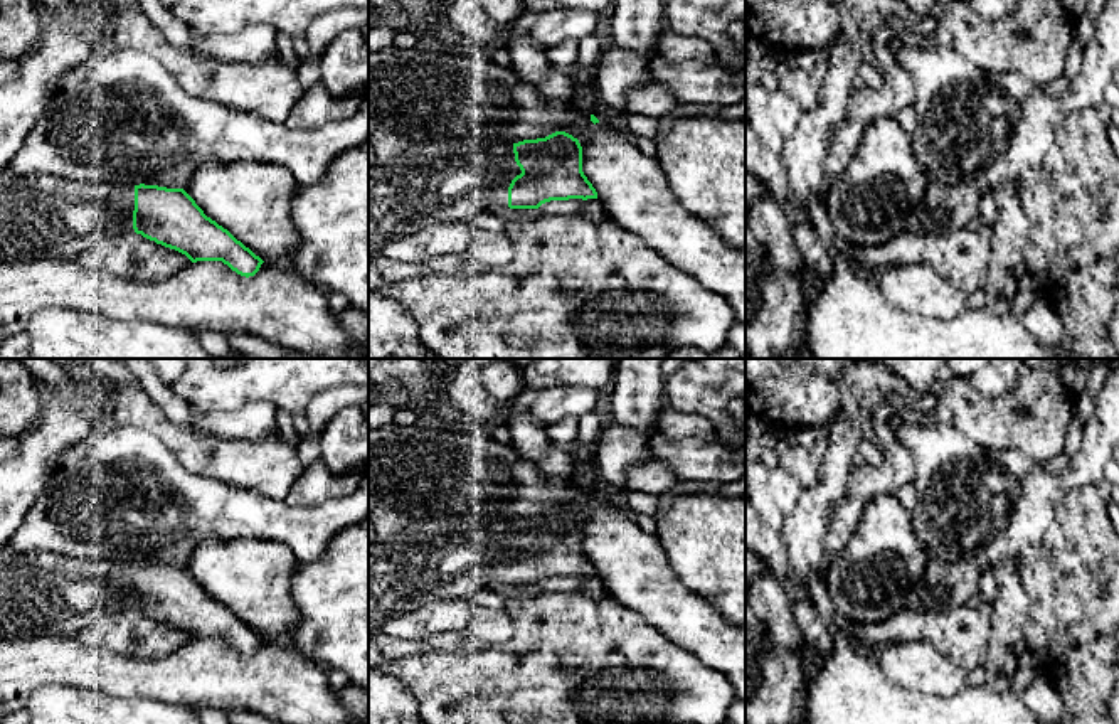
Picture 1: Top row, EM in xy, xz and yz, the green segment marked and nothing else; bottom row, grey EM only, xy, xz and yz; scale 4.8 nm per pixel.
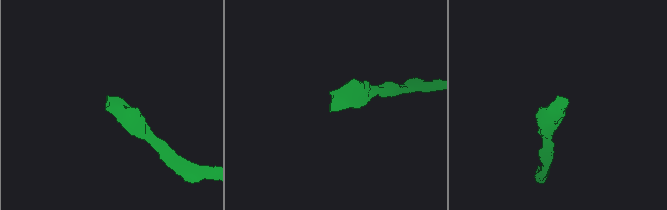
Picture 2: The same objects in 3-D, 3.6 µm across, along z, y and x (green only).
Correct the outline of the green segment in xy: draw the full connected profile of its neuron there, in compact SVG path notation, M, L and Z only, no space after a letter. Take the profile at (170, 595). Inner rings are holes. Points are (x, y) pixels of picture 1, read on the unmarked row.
M0 547L0 638L79 635L106 613L141 611L185 631L192 640L222 638L241 653L254 653L264 640L227 606L207 594L183 566L116 562L50 551L15 552Z

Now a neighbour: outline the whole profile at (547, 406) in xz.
M582 386L554 389L525 389L517 397L501 404L496 421L508 424L510 419L527 414L549 426L564 418L579 418L589 411L601 409L604 397Z

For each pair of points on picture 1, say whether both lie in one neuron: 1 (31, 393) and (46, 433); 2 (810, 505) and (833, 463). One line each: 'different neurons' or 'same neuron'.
1: different neurons
2: same neuron

